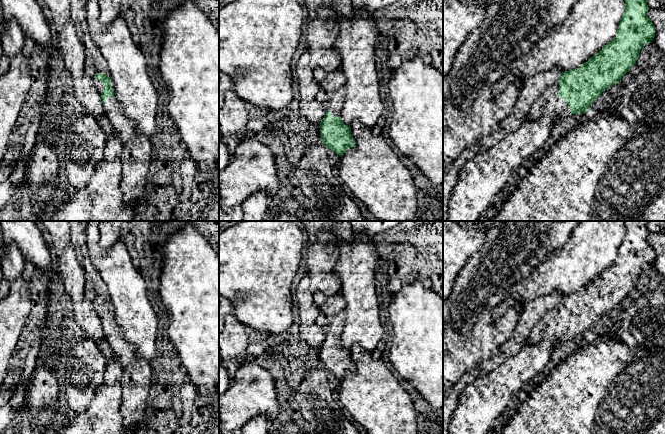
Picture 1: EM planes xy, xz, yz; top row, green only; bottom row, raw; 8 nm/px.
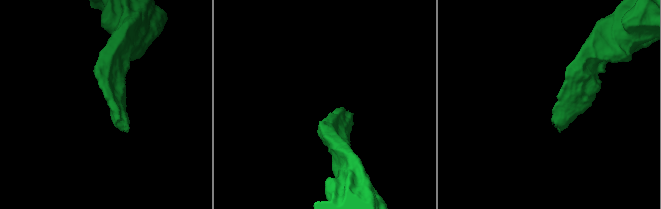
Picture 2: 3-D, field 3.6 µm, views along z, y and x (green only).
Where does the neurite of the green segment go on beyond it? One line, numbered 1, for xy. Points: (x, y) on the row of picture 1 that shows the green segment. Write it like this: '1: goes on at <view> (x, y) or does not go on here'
1: goes on at xy (137, 149)

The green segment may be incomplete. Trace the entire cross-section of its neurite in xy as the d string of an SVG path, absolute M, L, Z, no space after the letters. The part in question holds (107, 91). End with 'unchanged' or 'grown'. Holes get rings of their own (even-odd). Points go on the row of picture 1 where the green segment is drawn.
M98 73L95 87L100 93L105 115L123 143L123 167L120 188L126 206L137 207L145 196L147 177L151 166L152 144L139 134L135 124L126 116L122 104L115 96L115 87L110 77Z; grown

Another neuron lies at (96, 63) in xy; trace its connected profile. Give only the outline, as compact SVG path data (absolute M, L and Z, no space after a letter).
M69 0L71 20L75 24L77 34L84 45L85 65L92 74L102 73L110 77L108 66L98 47L91 38L85 5L87 0Z

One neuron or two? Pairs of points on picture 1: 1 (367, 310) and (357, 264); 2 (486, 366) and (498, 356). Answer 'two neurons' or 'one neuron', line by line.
1: one neuron
2: one neuron

